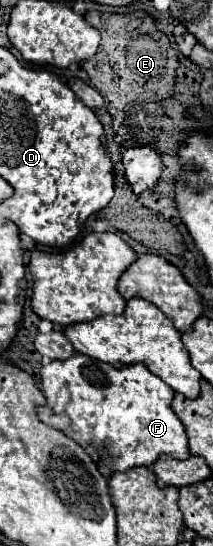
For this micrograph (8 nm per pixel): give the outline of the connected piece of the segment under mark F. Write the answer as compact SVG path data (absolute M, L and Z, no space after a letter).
M74 353L66 361L52 361L44 365L40 383L48 401L46 407L38 409L40 419L52 429L62 431L66 437L72 437L92 457L106 479L116 471L128 471L132 467L152 467L160 455L170 455L174 459L190 457L184 425L178 421L176 413L170 407L174 391L160 377L152 375L142 363L116 369L108 363Z

